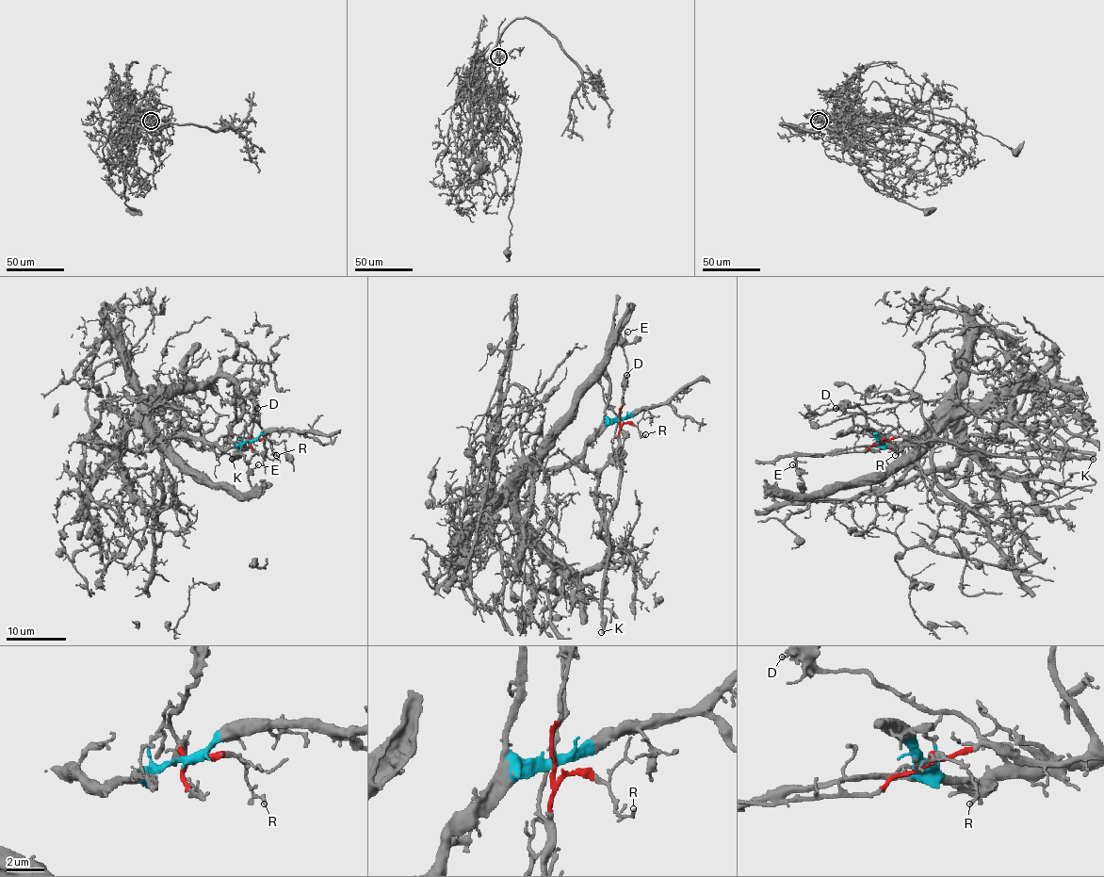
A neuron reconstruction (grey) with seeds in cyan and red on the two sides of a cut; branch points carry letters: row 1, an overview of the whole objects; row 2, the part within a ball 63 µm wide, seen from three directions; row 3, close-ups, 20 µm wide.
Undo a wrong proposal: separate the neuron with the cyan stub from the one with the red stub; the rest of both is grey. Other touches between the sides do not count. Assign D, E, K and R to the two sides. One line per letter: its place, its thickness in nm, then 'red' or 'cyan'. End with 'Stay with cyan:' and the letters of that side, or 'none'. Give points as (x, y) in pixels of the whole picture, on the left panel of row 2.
D: place (257, 408); calibre 360 nm; red
E: place (258, 464); calibre 110 nm; red
K: place (232, 459); calibre 360 nm; red
R: place (276, 455); calibre 110 nm; red
Stay with cyan: none

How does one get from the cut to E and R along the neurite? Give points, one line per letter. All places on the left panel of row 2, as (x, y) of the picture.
E: (251, 442), (252, 450), (258, 453), (252, 457), (248, 465), (253, 468), (258, 464)
R: (251, 442), (267, 440), (276, 455)

